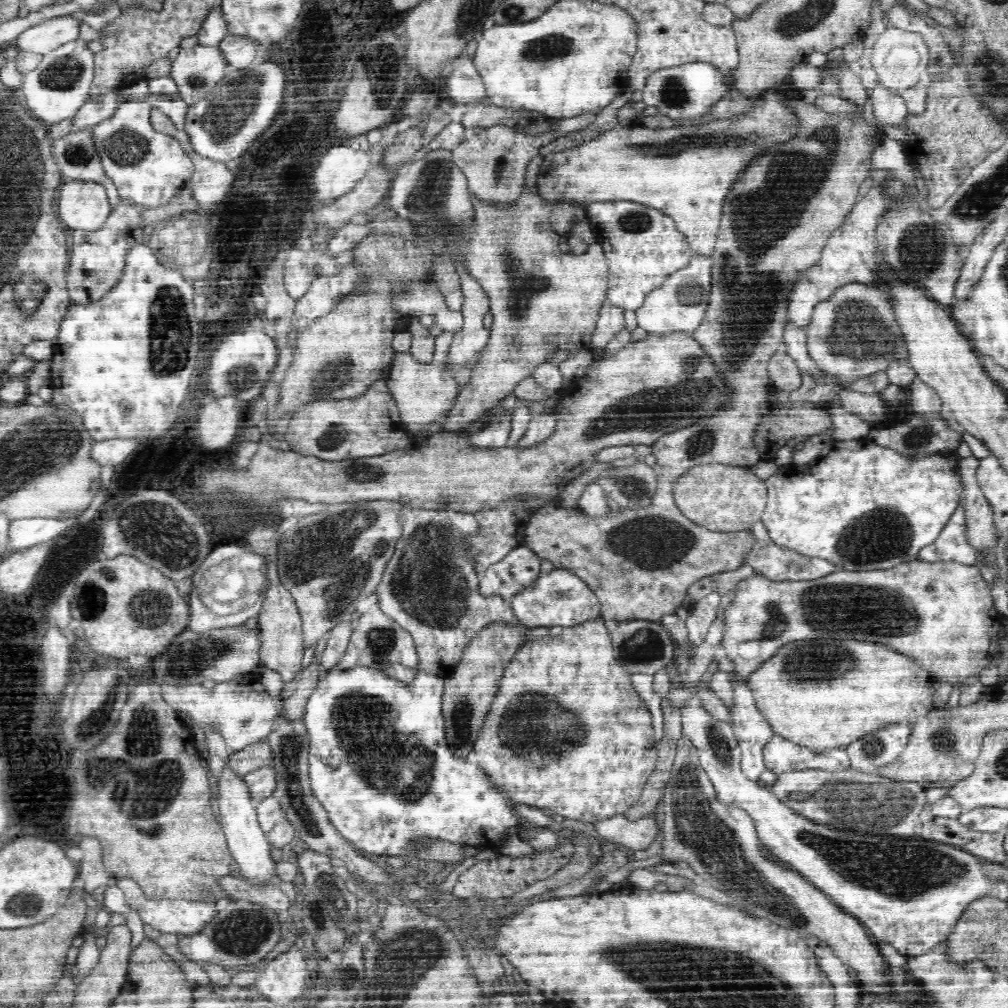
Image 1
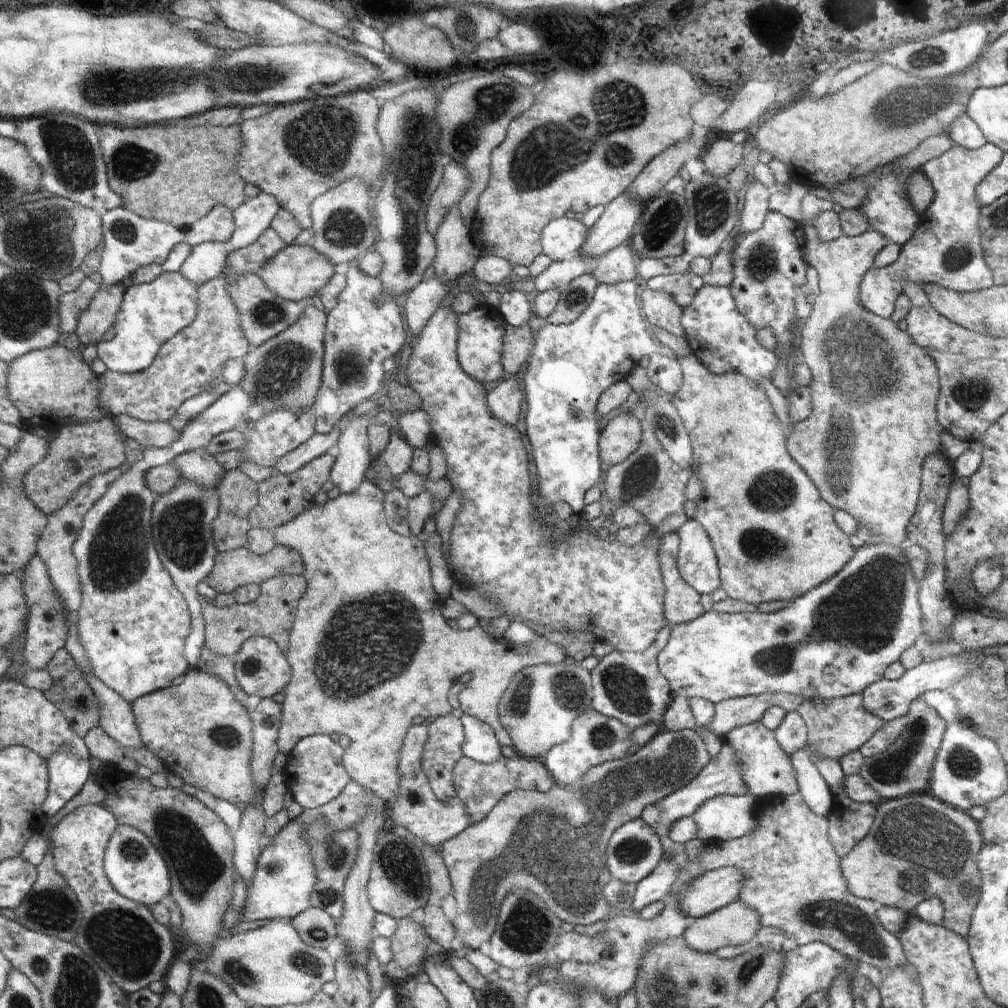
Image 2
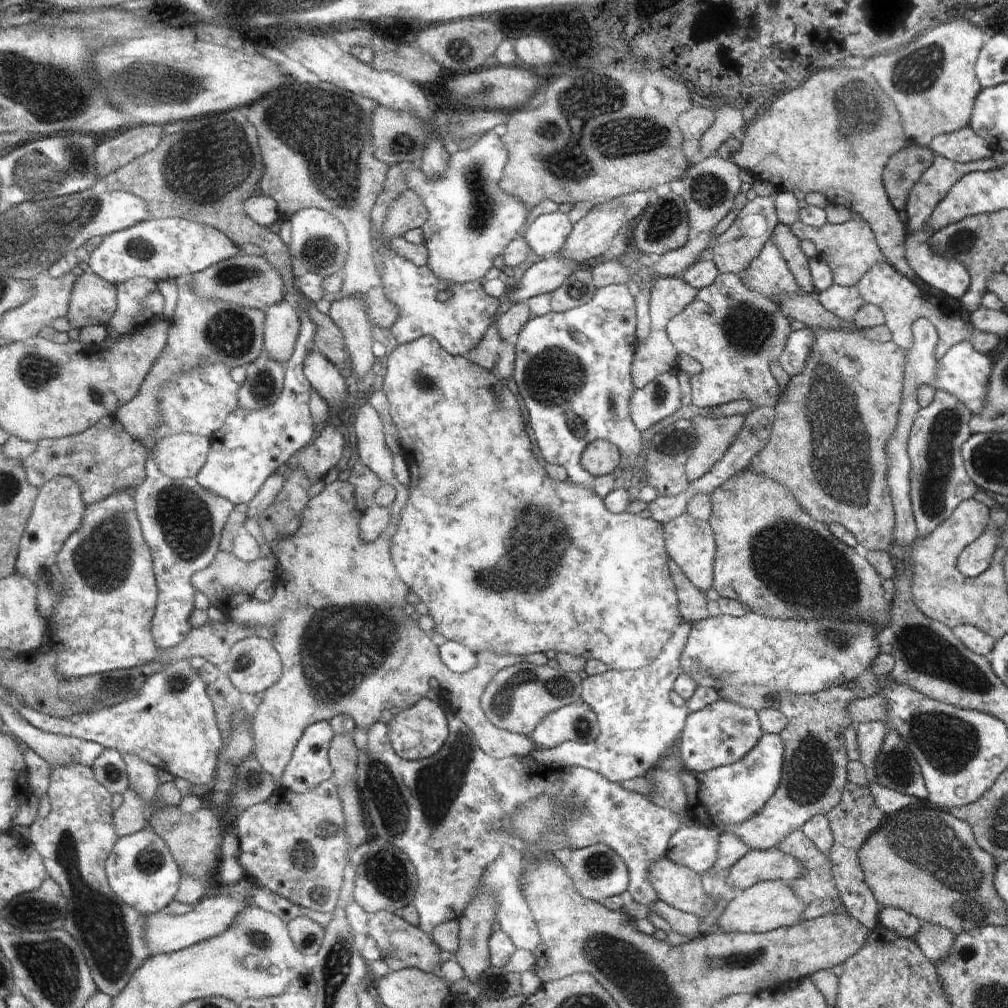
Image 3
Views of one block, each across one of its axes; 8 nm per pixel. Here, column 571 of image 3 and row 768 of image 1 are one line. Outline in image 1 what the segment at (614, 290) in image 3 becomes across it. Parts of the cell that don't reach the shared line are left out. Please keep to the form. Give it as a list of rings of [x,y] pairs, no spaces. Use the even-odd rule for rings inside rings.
[[[357,666],[350,670],[338,670],[335,667],[322,673],[318,686],[308,699],[302,719],[308,729],[308,763],[310,763],[309,777],[311,778],[312,793],[322,803],[331,824],[340,832],[340,835],[346,841],[354,843],[360,851],[364,851],[366,856],[375,858],[378,855],[387,855],[392,858],[393,856],[410,855],[420,838],[430,838],[430,842],[442,840],[442,842],[460,844],[462,847],[472,846],[476,847],[478,851],[491,850],[499,854],[503,852],[507,842],[508,830],[512,826],[519,826],[516,816],[512,814],[511,808],[506,804],[508,796],[504,791],[500,787],[498,788],[498,785],[496,786],[496,783],[487,774],[484,774],[479,766],[473,765],[470,759],[460,759],[448,745],[445,720],[441,713],[445,679],[443,675],[424,671],[416,673],[412,684],[406,684],[390,678],[383,671],[366,666]]]

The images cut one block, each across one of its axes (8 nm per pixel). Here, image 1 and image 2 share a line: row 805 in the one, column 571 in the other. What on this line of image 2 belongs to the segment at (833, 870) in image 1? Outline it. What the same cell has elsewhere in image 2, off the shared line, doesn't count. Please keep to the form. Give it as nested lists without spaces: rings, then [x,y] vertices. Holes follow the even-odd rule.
[[[594,708],[586,710],[573,721],[572,735],[566,743],[550,748],[542,758],[542,764],[553,776],[553,781],[560,785],[571,785],[574,789],[580,787],[579,781],[590,768],[625,758],[629,749],[628,731],[620,721],[603,716]]]

